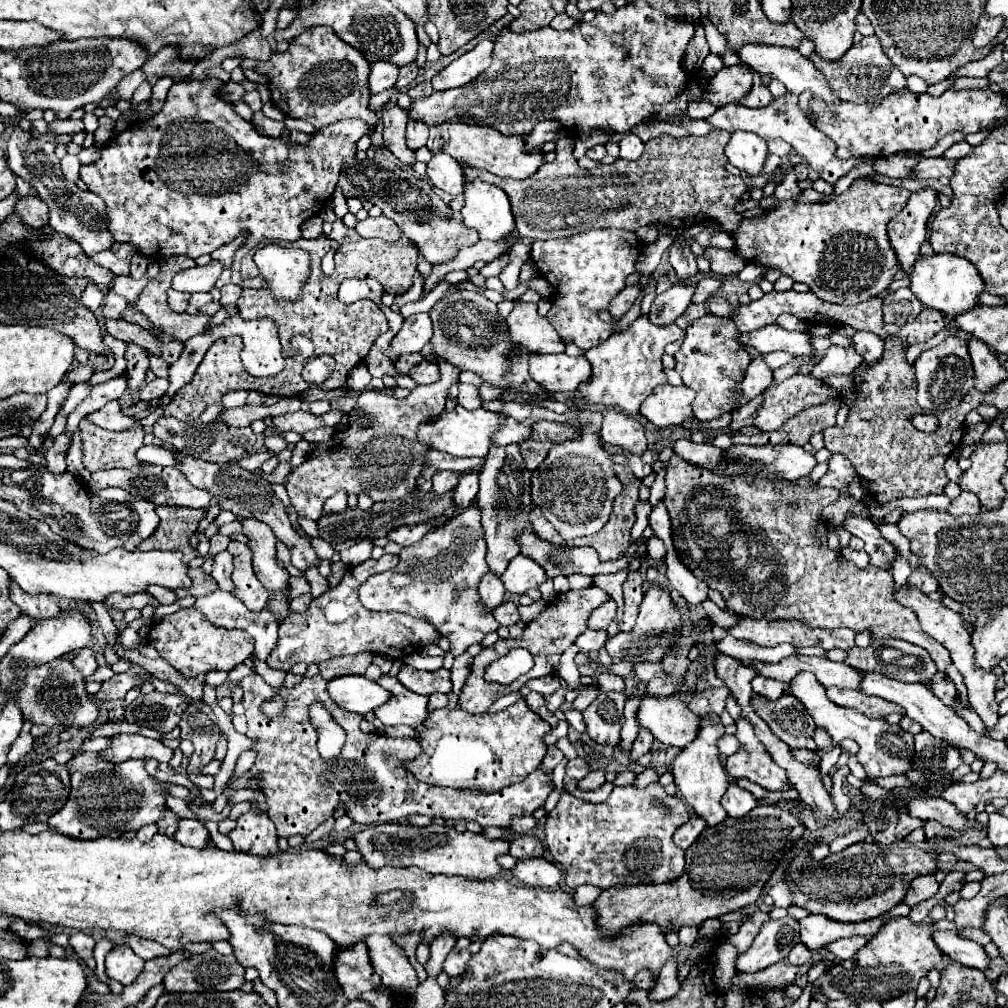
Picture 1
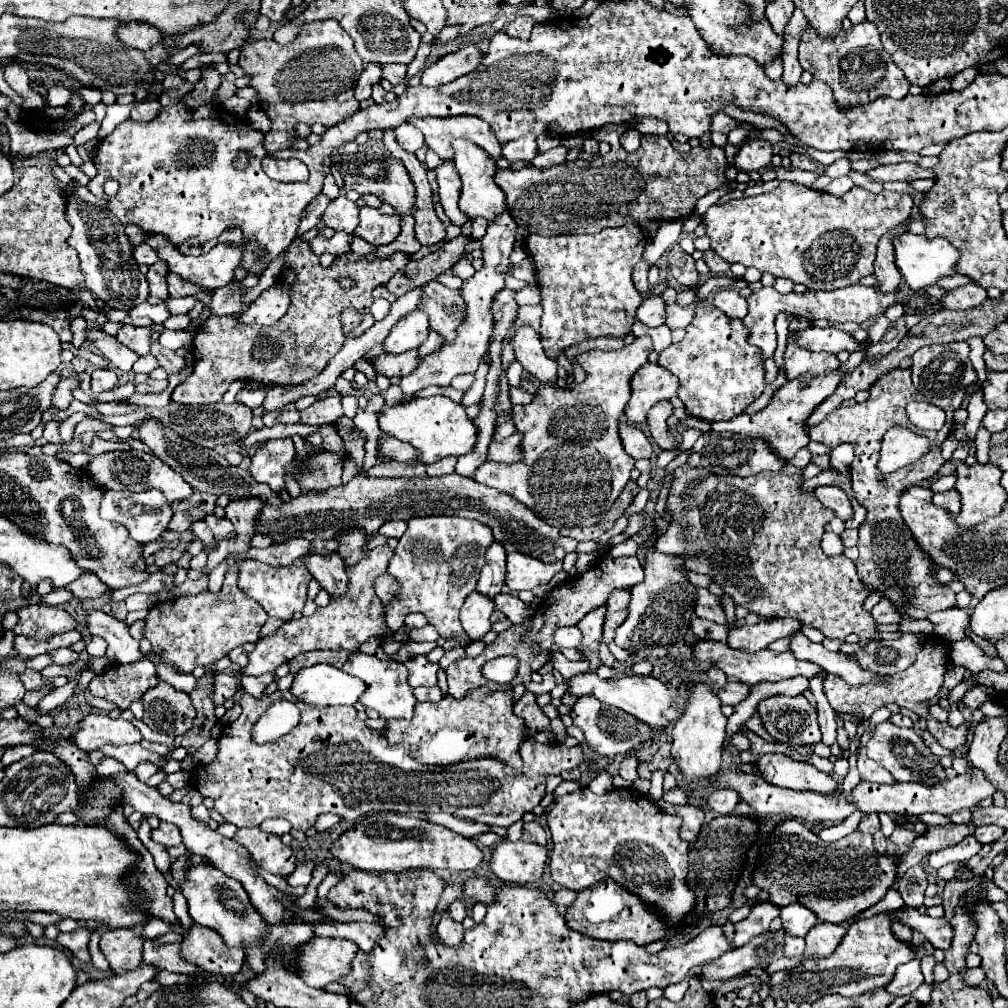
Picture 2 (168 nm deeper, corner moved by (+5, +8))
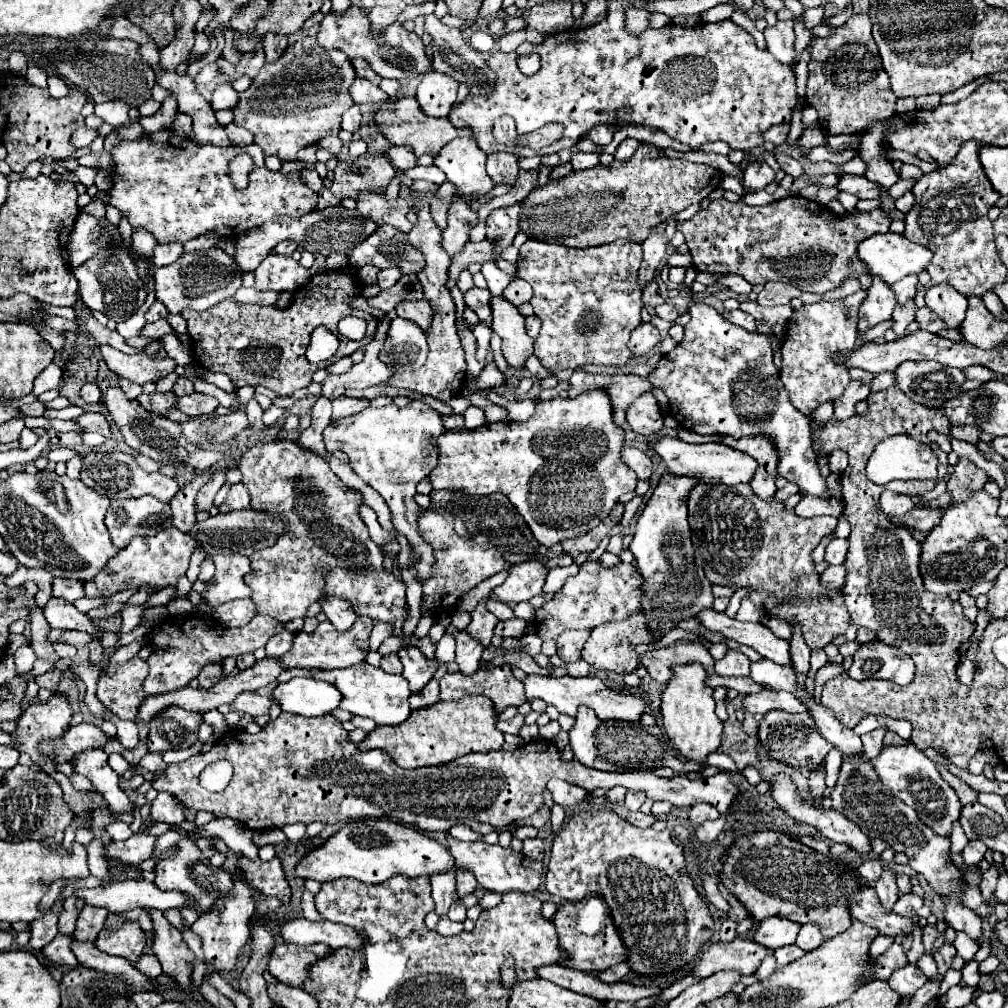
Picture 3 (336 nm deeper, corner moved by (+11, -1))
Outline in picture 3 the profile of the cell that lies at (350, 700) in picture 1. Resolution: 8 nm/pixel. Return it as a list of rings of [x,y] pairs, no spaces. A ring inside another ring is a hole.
[[[292,678],[286,684],[278,684],[272,698],[284,712],[300,714],[306,718],[326,716],[338,708],[342,694],[336,686],[314,678]]]

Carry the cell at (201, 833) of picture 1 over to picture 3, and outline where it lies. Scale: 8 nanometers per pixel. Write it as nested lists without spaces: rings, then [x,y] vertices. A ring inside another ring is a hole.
[[[132,834],[128,840],[124,842],[112,842],[106,848],[106,854],[110,858],[116,858],[124,864],[140,864],[148,858],[154,856],[154,844],[156,844],[156,836],[148,836],[148,834]]]

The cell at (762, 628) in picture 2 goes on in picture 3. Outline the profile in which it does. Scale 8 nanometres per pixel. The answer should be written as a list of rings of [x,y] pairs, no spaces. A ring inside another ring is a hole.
[[[728,650],[722,660],[716,662],[716,672],[722,676],[748,676],[750,658],[738,650]]]

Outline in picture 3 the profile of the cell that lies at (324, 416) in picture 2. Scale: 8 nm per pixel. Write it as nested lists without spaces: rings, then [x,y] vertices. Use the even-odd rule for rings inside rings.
[[[346,396],[334,398],[334,410],[332,410],[332,422],[330,422],[330,424],[336,424],[336,420],[340,420],[340,418],[344,418],[344,416],[362,412],[364,408],[368,408],[368,402],[366,402],[366,400],[346,398]]]

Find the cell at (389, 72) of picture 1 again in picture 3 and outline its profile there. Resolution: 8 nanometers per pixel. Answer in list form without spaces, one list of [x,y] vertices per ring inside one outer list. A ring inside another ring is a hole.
[[[352,104],[342,116],[342,128],[354,132],[358,126],[362,126],[362,110],[358,104]]]

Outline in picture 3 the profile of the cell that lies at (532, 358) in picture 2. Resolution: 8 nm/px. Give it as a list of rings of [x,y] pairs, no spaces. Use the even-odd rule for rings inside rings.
[[[492,296],[492,330],[502,338],[502,354],[512,368],[524,370],[534,340],[526,334],[524,316],[504,296]]]

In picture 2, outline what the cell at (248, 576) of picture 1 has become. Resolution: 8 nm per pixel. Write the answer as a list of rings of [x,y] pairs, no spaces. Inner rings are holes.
[[[236,563],[234,567],[228,569],[226,579],[224,579],[224,587],[220,593],[200,593],[194,597],[178,597],[160,605],[154,605],[150,609],[150,615],[146,619],[146,631],[144,637],[152,643],[152,653],[158,655],[164,663],[174,665],[178,671],[184,673],[192,673],[198,665],[208,667],[212,663],[216,663],[218,659],[226,657],[232,649],[242,647],[244,643],[254,643],[260,639],[258,631],[262,629],[262,625],[266,623],[268,615],[266,611],[262,611],[262,607],[258,607],[258,603],[254,603],[252,599],[246,599],[242,595],[242,591],[238,591],[238,567],[240,563]]]

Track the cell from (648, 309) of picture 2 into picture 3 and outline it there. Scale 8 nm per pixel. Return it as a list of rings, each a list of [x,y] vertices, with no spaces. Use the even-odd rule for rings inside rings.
[[[640,322],[636,332],[632,332],[628,346],[636,356],[642,356],[642,354],[650,352],[658,342],[660,342],[658,328],[652,322]]]

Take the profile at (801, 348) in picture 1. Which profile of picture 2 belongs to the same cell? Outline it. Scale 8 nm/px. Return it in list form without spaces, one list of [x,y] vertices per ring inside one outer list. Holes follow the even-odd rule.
[[[808,327],[804,331],[790,333],[792,337],[798,337],[798,343],[810,351],[828,351],[838,355],[840,351],[858,351],[862,349],[862,341],[856,341],[850,333],[840,331],[840,329],[818,329],[818,327]]]

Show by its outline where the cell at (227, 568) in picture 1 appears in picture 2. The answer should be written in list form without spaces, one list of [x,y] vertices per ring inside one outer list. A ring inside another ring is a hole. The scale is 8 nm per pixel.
[[[198,519],[192,523],[192,531],[198,535],[198,539],[204,543],[204,545],[210,545],[214,541],[214,535],[210,531],[210,527],[204,523],[204,519]]]

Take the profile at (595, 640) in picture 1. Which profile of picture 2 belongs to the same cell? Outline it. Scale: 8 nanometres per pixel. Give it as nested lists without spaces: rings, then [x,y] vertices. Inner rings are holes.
[[[560,627],[556,629],[554,633],[554,643],[558,647],[576,647],[578,649],[578,643],[582,639],[582,633],[578,631],[578,627]]]

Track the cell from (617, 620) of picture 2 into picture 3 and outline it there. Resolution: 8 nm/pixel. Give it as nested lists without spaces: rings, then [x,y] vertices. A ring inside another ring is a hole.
[[[634,612],[628,616],[628,620],[620,622],[608,622],[600,624],[600,628],[594,628],[590,638],[586,640],[582,648],[582,658],[598,670],[608,670],[608,672],[618,672],[618,674],[628,674],[636,668],[636,654],[634,646],[636,644],[648,644],[652,642],[652,632],[646,628],[646,620],[640,612]]]

